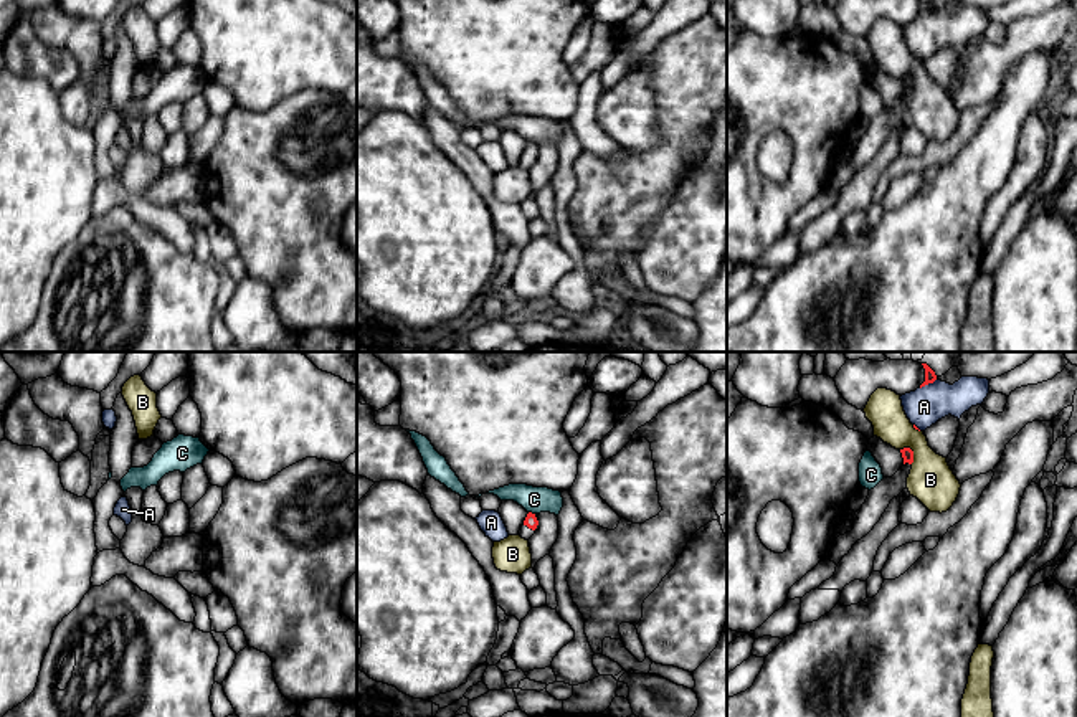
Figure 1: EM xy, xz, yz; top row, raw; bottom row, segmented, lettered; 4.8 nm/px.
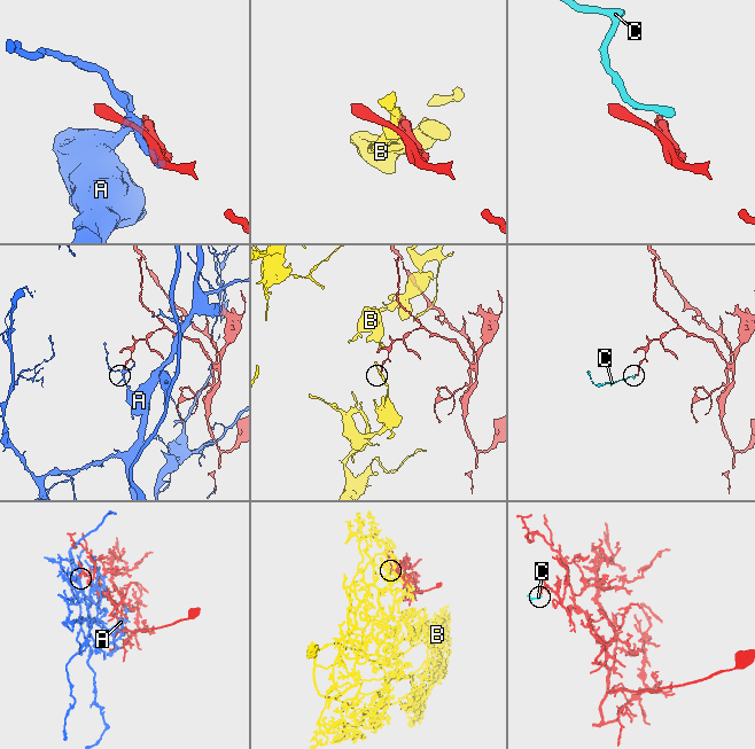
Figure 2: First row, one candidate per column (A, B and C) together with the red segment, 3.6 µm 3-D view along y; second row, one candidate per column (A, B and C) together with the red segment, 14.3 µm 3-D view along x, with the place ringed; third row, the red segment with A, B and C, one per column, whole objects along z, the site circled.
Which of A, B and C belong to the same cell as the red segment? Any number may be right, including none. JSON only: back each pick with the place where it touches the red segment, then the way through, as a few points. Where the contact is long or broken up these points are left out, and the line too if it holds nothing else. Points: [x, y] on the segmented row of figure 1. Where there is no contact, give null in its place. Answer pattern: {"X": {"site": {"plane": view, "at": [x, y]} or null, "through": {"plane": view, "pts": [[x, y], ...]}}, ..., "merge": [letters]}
{"merge": []}

